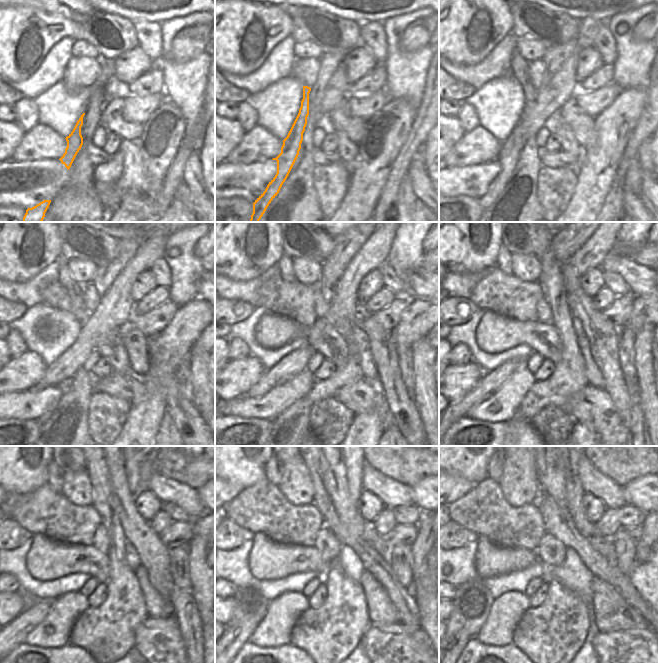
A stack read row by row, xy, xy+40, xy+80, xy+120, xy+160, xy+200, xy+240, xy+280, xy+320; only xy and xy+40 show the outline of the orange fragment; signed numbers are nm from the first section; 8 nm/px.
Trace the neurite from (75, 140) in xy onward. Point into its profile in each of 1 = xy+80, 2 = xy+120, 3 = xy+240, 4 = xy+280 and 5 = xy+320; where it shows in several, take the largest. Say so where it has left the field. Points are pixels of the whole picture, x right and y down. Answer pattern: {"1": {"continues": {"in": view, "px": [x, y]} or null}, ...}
{"1": {"continues": {"in": "xy+80", "px": [509, 155]}}, "2": {"continues": {"in": "xy+120", "px": [65, 277]}}, "3": {"continues": {"in": "xy+240", "px": [55, 475]}}, "4": {"continues": {"in": "xy+280", "px": [274, 467]}}, "5": {"continues": {"in": "xy+320", "px": [496, 466]}}}

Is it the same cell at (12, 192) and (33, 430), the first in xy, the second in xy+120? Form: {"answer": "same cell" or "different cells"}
{"answer": "different cells"}

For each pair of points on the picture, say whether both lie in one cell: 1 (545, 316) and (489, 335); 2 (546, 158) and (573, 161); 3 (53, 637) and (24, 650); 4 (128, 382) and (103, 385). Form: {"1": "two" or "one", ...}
{"1": "two", "2": "one", "3": "two", "4": "one"}

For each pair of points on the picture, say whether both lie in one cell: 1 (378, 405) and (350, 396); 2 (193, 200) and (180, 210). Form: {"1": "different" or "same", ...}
{"1": "same", "2": "different"}

